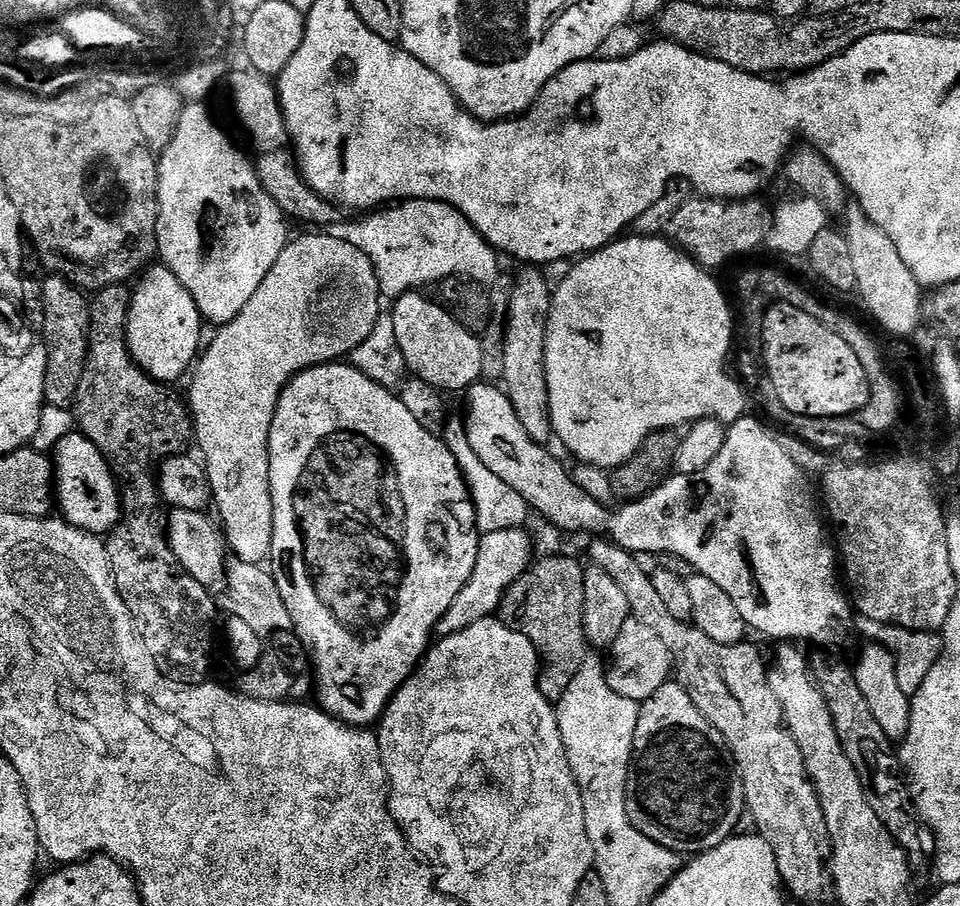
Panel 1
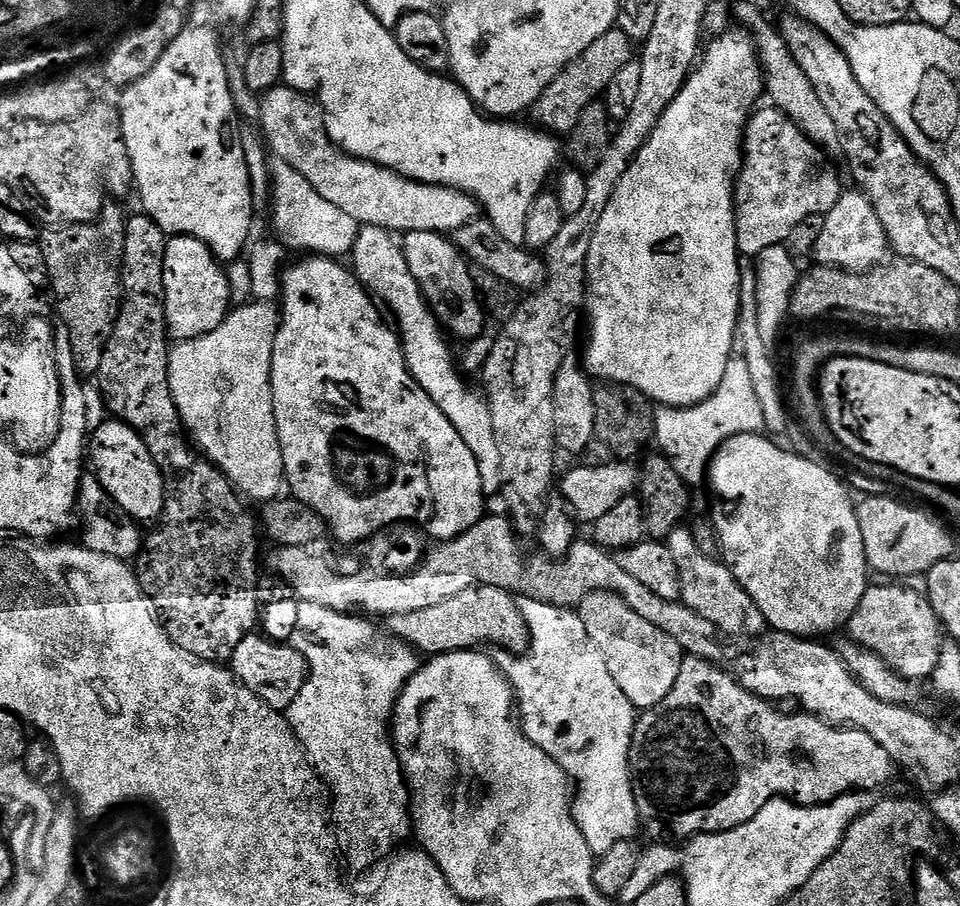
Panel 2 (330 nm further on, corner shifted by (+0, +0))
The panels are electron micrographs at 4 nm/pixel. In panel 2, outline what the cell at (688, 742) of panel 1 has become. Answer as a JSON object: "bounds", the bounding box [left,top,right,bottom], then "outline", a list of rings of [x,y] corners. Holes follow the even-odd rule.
{"bounds":[628,655,898,842],"outline":[[[685,655],[682,666],[678,670],[678,679],[674,681],[674,687],[658,706],[647,709],[648,728],[637,726],[632,735],[632,745],[628,755],[628,768],[632,771],[632,789],[634,798],[638,806],[638,814],[643,831],[649,832],[656,842],[676,842],[672,840],[681,840],[687,842],[694,836],[702,836],[710,832],[729,832],[754,818],[766,802],[777,798],[787,798],[796,801],[797,804],[828,804],[834,798],[845,796],[848,792],[857,790],[873,790],[880,788],[883,784],[888,784],[892,780],[892,775],[898,772],[898,767],[891,760],[890,755],[886,754],[878,742],[871,738],[870,734],[864,733],[860,728],[845,728],[835,724],[828,724],[818,716],[813,716],[803,710],[796,710],[793,716],[787,716],[784,712],[779,712],[775,703],[766,701],[760,696],[750,694],[742,685],[730,678],[718,666],[706,662],[697,656]],[[680,752],[692,752],[688,757],[684,757]]]}

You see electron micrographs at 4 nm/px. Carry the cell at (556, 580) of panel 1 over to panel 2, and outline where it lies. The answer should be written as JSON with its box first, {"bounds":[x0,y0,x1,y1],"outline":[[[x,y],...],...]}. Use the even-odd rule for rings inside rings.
{"bounds":[386,584,532,658],"outline":[[[485,584],[462,590],[462,594],[454,594],[454,598],[446,598],[446,602],[441,602],[439,606],[430,606],[427,610],[414,610],[414,614],[394,614],[387,617],[386,624],[391,635],[428,658],[447,652],[480,650],[484,648],[483,644],[504,648],[500,650],[508,654],[523,654],[532,641],[517,601],[501,588]]]}

